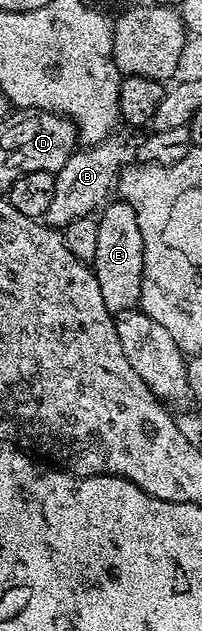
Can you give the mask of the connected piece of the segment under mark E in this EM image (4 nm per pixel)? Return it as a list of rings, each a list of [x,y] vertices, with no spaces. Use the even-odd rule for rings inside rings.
[[[114,198],[101,209],[97,217],[96,258],[92,271],[100,282],[100,295],[111,314],[133,312],[142,299],[142,275],[144,274],[144,234],[140,234],[140,218],[127,200]]]

